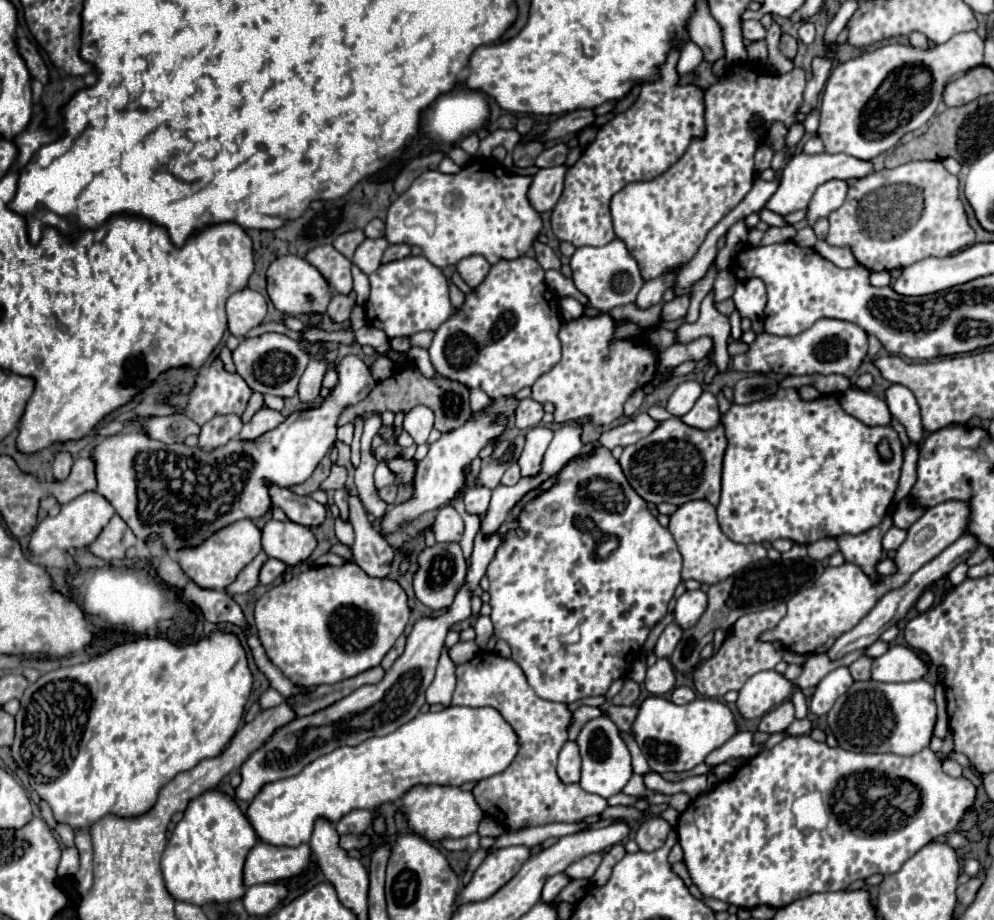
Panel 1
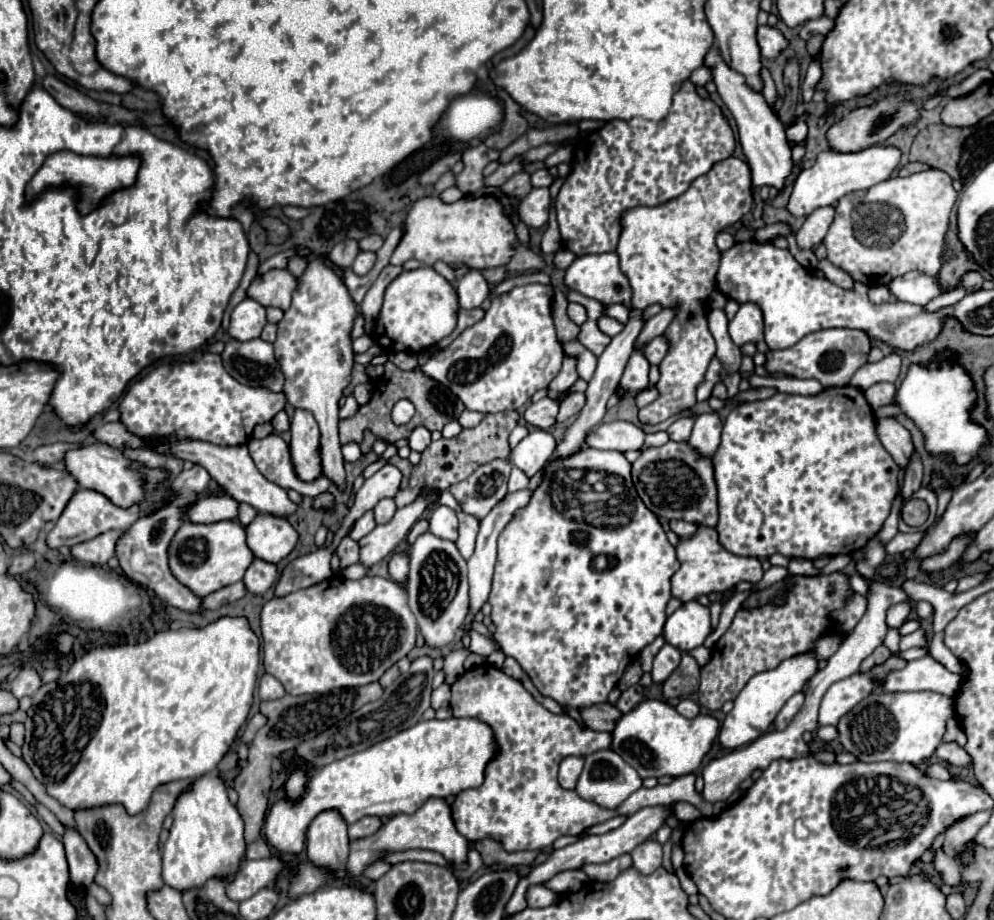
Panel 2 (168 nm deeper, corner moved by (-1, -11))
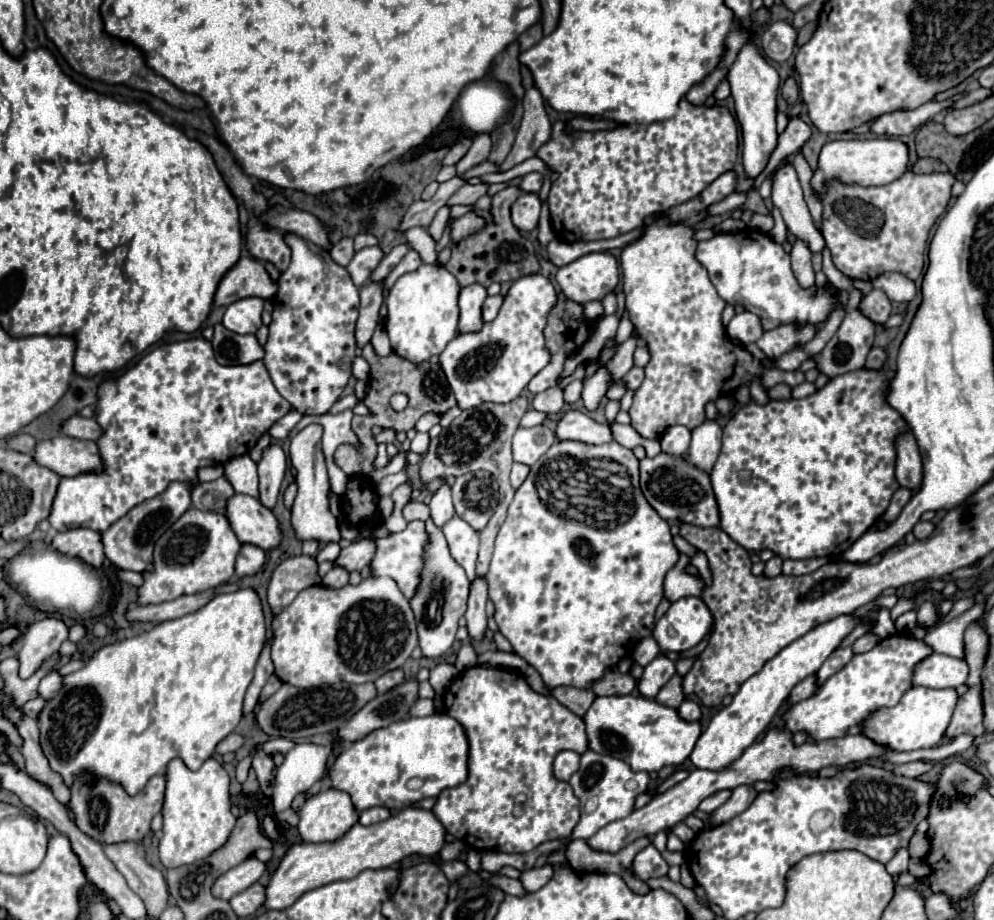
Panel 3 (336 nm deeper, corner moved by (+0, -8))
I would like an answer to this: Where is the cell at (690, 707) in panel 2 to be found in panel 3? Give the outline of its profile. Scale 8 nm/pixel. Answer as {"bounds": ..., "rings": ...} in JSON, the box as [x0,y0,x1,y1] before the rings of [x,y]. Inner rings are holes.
{"bounds":[678,700,702,722],"rings":[[[684,700],[682,706],[678,708],[678,716],[686,722],[698,722],[702,712],[700,712],[700,706],[694,700]]]}

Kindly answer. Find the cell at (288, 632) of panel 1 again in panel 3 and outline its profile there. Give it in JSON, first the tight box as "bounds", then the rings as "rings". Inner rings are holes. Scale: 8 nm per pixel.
{"bounds":[272,578,418,688],"rings":[[[366,578],[358,586],[328,590],[310,586],[272,622],[272,660],[276,676],[298,688],[322,684],[364,684],[402,668],[418,646],[410,602],[392,578]]]}

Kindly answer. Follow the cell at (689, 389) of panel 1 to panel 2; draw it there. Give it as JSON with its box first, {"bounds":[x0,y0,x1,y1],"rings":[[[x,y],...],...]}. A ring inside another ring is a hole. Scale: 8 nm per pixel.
{"bounds":[667,417,693,441],"rings":[[[679,417],[675,423],[671,423],[671,427],[667,429],[669,439],[673,441],[687,441],[693,429],[693,417]]]}

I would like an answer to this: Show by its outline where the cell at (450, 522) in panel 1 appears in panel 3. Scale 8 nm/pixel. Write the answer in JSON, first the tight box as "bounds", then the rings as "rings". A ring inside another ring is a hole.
{"bounds":[430,482,456,526],"rings":[[[442,482],[442,486],[432,494],[430,498],[430,510],[432,510],[432,520],[436,526],[446,524],[456,512],[452,508],[452,496],[450,496],[450,486]]]}

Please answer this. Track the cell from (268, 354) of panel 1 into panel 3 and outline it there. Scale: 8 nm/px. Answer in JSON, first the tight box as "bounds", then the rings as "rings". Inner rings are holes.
{"bounds":[212,324,264,364],"rings":[[[222,324],[214,326],[212,346],[220,364],[250,364],[252,360],[260,360],[264,356],[264,350],[254,334],[240,336],[226,330]]]}

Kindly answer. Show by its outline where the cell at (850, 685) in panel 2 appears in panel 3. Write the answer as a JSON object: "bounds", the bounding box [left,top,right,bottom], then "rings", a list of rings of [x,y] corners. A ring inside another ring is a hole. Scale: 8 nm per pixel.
{"bounds":[782,634,934,740],"rings":[[[894,634],[880,640],[872,650],[864,654],[854,654],[852,660],[832,674],[814,696],[790,706],[782,720],[786,730],[792,734],[806,732],[812,740],[830,740],[842,738],[848,734],[848,728],[866,720],[878,708],[896,706],[906,690],[912,688],[912,676],[918,662],[932,656],[934,650],[924,640],[908,638],[906,634]]]}

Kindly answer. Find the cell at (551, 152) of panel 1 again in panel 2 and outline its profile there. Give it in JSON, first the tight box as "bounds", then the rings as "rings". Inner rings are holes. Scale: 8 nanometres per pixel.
{"bounds":[531,169,553,187],"rings":[[[537,169],[533,175],[531,175],[531,183],[533,187],[549,187],[553,183],[553,177],[549,173],[549,169]]]}

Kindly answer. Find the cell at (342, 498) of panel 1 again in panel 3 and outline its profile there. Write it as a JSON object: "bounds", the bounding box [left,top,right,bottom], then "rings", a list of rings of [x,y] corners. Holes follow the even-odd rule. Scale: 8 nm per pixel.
{"bounds":[322,568,348,588],"rings":[[[332,568],[324,578],[322,578],[322,584],[326,588],[342,588],[348,584],[348,572],[344,572],[344,568]]]}

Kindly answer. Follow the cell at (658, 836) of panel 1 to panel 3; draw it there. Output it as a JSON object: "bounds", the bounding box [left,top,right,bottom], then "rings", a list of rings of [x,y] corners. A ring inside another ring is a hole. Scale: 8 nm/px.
{"bounds":[634,844,668,880],"rings":[[[650,844],[646,846],[642,852],[636,854],[634,858],[634,874],[640,880],[650,880],[650,878],[658,878],[658,876],[666,876],[668,872],[668,864],[666,860],[660,856],[660,852]]]}

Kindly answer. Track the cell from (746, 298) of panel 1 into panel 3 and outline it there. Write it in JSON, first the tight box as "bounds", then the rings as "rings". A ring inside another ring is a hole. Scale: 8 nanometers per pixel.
{"bounds":[728,312,764,346],"rings":[[[740,312],[736,314],[728,324],[728,336],[734,344],[746,346],[750,342],[756,342],[764,334],[760,318],[752,312]]]}

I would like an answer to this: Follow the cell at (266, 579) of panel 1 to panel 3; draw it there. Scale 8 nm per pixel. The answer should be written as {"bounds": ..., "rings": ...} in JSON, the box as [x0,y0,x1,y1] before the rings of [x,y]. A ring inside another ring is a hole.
{"bounds":[236,544,264,576],"rings":[[[242,544],[238,556],[236,556],[236,576],[252,576],[256,574],[264,564],[264,550],[254,544]]]}

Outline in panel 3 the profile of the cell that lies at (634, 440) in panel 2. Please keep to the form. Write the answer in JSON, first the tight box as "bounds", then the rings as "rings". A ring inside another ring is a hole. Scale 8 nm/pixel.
{"bounds":[556,410,612,444],"rings":[[[568,410],[556,424],[558,440],[578,440],[584,444],[612,442],[608,424],[598,424],[590,416],[578,410]]]}

